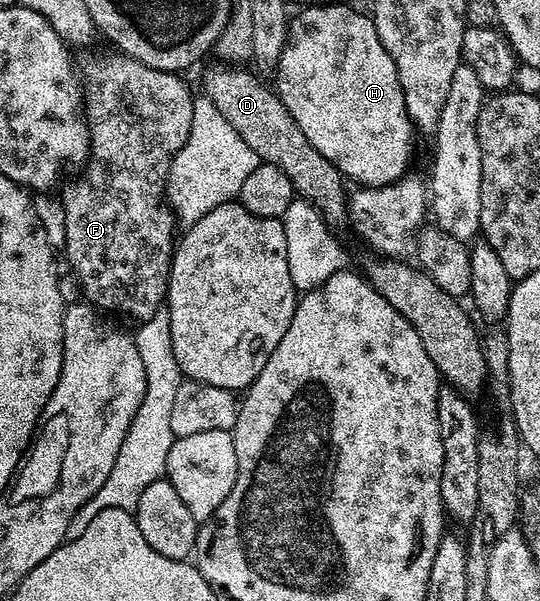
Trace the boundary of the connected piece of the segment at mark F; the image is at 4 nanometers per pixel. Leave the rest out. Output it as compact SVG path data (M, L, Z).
M108 50L101 56L92 56L82 64L82 108L86 113L88 122L88 143L90 145L90 155L83 165L80 177L73 184L65 183L64 188L64 256L68 259L68 264L72 267L72 272L76 275L76 280L80 283L80 288L84 291L83 299L97 310L108 312L121 312L124 316L129 316L135 322L148 320L157 312L161 311L168 294L168 271L172 265L172 254L174 245L178 240L178 221L171 208L168 207L164 199L168 187L168 171L172 165L172 160L176 157L176 152L187 140L192 122L194 120L194 93L188 89L188 84L183 79L183 75L175 72L163 72L157 68L146 66L138 62L132 56L126 56L119 50Z

